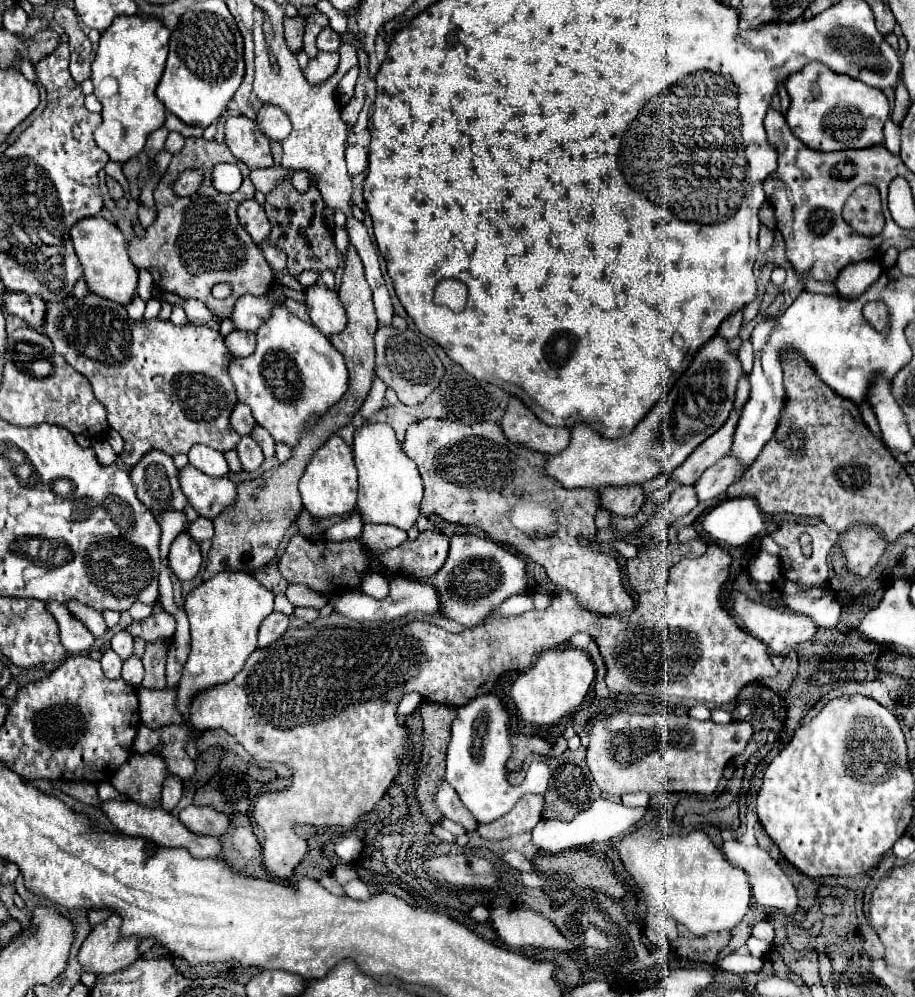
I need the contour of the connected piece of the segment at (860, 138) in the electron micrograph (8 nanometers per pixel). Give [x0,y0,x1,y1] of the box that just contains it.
[784,63,888,151]

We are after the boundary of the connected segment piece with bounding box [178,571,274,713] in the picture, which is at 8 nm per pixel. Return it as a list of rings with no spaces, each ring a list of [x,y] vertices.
[[[224,571],[194,587],[186,595],[186,615],[190,621],[192,651],[178,683],[178,709],[186,713],[192,695],[210,689],[212,685],[232,681],[244,667],[248,655],[256,649],[260,623],[272,613],[274,595],[260,585],[250,573]]]

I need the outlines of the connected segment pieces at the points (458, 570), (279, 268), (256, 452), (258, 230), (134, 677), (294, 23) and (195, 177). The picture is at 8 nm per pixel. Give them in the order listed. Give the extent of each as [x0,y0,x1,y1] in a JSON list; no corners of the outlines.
[[428,535,526,627],[264,245,286,273],[236,435,264,471],[238,199,270,243],[122,655,144,685],[284,16,306,51],[172,171,204,197]]

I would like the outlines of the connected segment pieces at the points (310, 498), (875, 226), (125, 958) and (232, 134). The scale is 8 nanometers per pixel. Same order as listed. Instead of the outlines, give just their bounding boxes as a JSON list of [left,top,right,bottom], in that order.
[[300,433,356,519],[844,187,884,235],[78,917,138,975],[224,115,272,169]]

